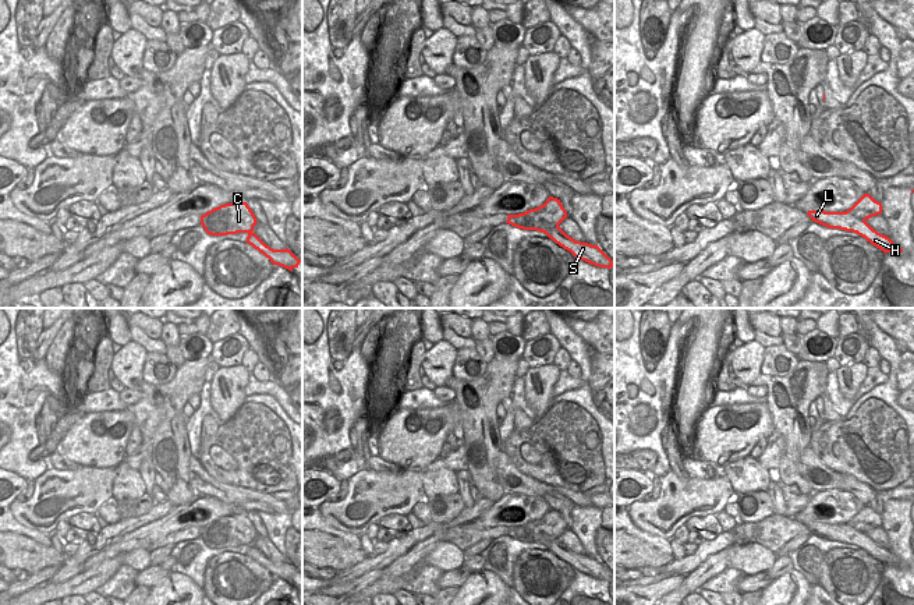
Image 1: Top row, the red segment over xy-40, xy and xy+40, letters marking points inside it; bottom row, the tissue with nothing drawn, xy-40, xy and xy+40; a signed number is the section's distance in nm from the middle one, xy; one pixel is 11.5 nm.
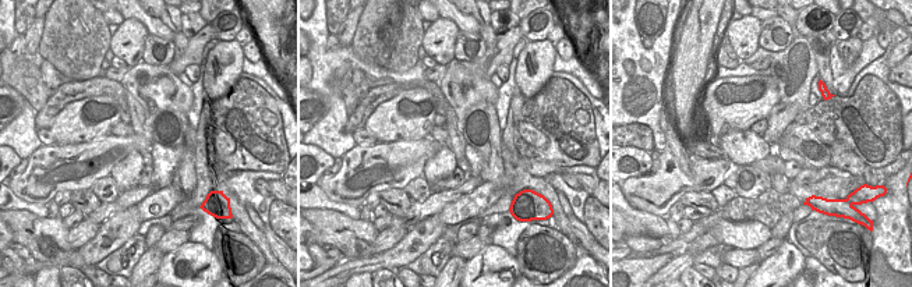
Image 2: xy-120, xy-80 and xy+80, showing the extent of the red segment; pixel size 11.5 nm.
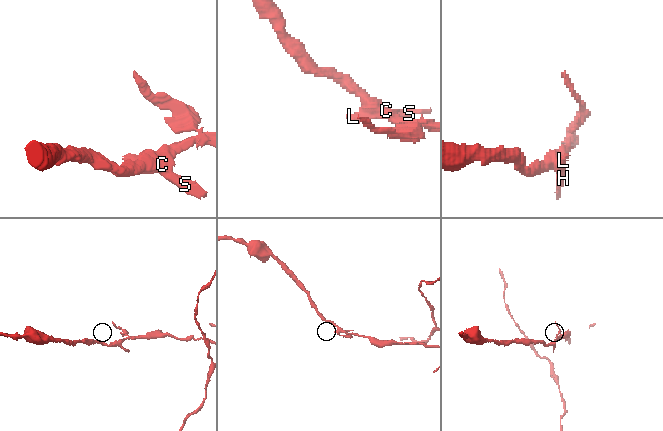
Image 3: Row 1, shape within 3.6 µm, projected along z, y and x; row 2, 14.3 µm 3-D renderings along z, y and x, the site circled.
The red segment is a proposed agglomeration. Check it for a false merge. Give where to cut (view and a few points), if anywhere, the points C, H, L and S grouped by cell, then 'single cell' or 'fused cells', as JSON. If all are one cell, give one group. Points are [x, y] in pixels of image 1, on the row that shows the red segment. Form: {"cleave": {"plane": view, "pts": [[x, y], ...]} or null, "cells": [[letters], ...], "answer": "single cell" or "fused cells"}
{"cleave": {"plane": "xy", "pts": [[523, 213], [527, 223], [535, 227], [558, 226]]}, "cells": [["C"], ["H", "L", "S"]], "answer": "fused cells"}

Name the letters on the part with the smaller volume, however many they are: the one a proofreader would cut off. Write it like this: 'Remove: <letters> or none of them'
Remove: H, L, S

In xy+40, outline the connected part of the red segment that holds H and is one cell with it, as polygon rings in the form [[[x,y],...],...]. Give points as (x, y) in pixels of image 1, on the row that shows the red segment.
[[[808,210],[807,215],[812,219],[812,222],[816,222],[829,229],[840,229],[857,233],[885,254],[903,252],[903,250],[897,244],[894,244],[889,237],[878,233],[865,220],[861,220],[847,212]]]

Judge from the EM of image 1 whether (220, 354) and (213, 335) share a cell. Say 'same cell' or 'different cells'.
different cells

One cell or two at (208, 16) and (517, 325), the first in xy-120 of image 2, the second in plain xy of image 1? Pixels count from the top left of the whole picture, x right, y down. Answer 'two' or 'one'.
two

